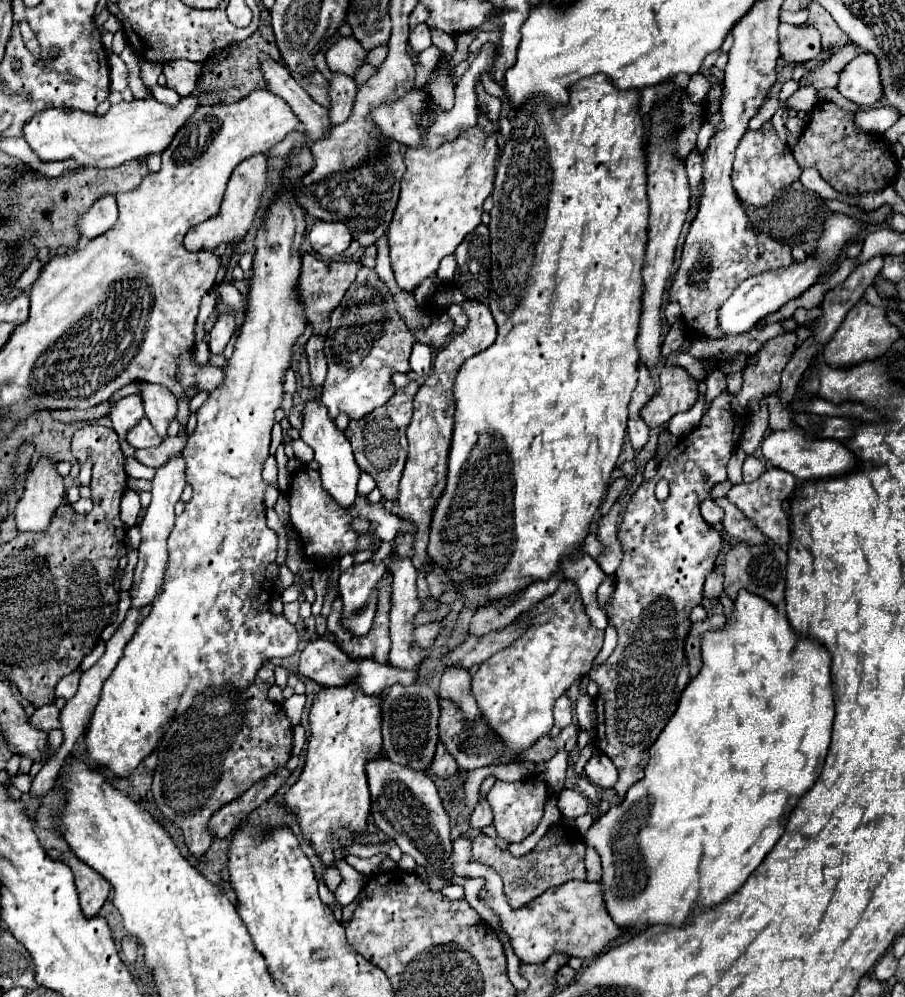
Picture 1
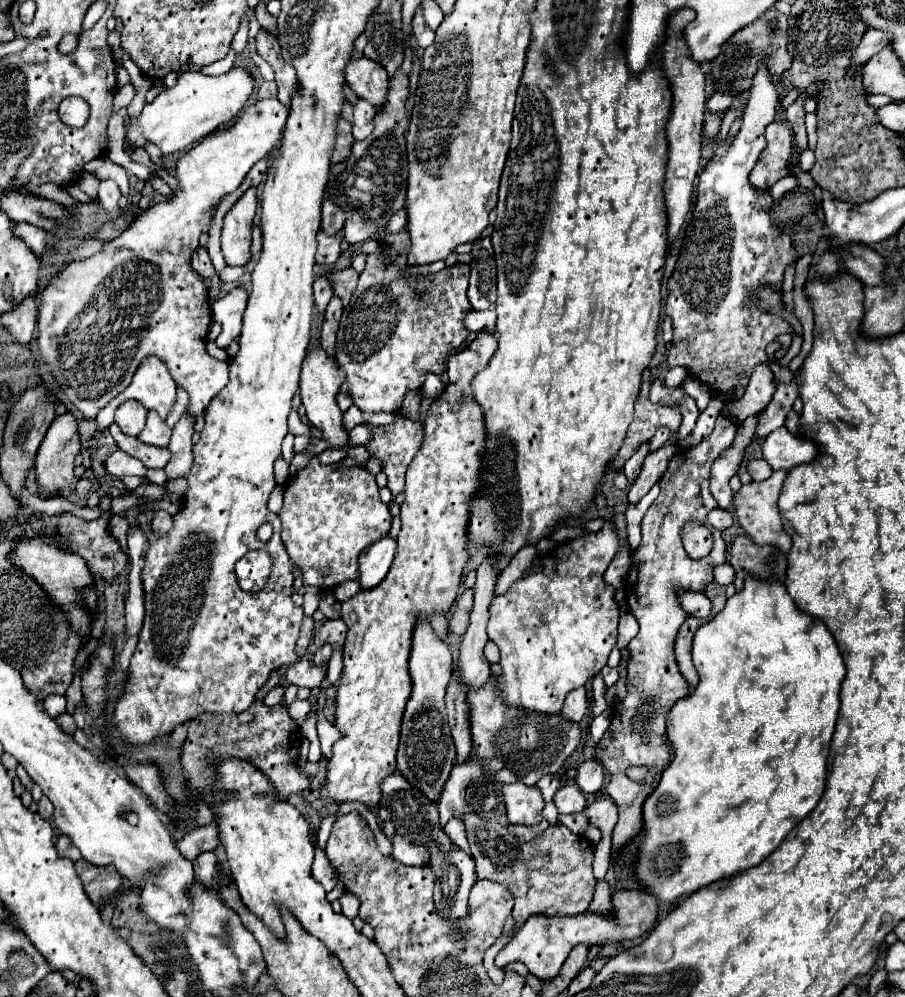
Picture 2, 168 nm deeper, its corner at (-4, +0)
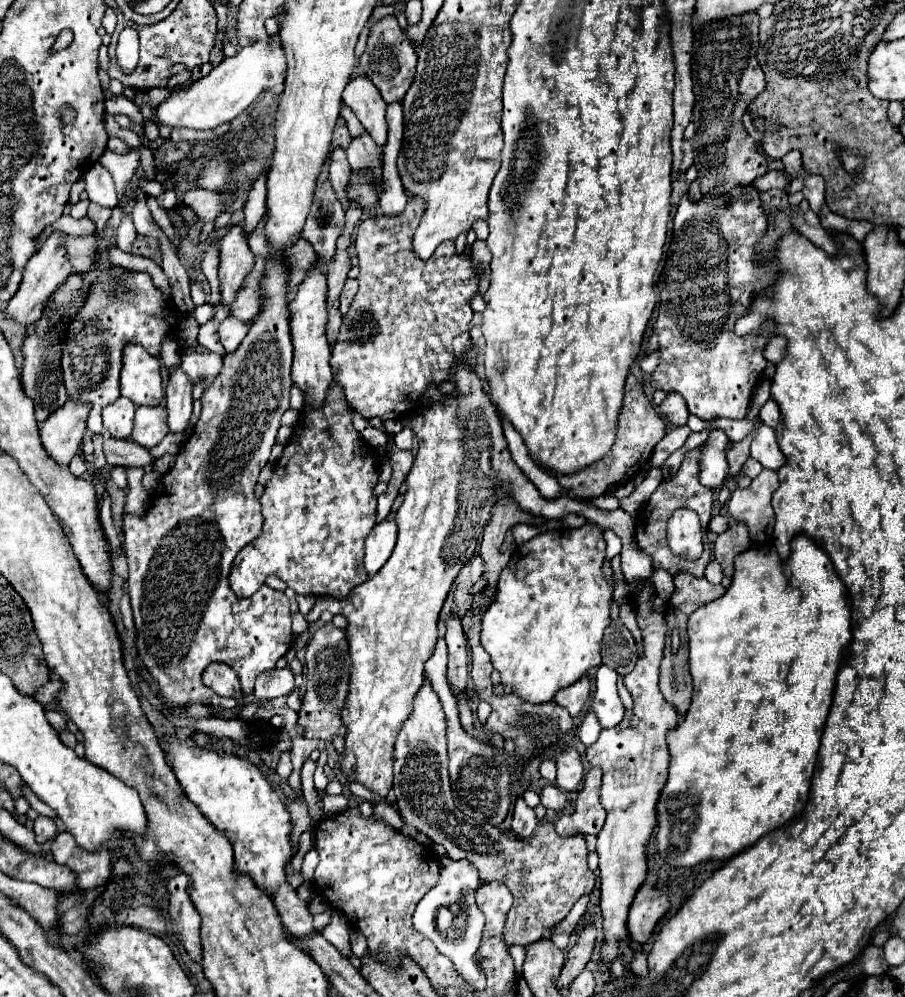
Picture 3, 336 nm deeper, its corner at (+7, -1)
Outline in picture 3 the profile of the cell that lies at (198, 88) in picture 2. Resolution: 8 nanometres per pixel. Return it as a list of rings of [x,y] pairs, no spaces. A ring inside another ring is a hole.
[[[273,37],[269,43],[243,47],[237,55],[225,57],[209,75],[193,83],[177,85],[171,95],[161,105],[157,105],[157,119],[169,129],[215,129],[221,123],[233,121],[241,111],[253,105],[265,89],[271,89],[275,95],[279,95],[283,91],[285,71],[287,63],[279,37]]]

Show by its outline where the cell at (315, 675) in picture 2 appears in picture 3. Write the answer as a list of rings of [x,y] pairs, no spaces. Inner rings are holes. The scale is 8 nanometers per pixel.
[[[289,667],[283,669],[271,669],[267,673],[261,673],[255,681],[255,699],[275,699],[281,695],[287,695],[295,687],[295,675]]]

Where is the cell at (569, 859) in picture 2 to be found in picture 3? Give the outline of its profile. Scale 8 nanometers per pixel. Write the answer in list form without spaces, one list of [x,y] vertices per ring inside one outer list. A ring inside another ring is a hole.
[[[423,681],[419,693],[415,693],[413,711],[407,717],[407,721],[401,725],[395,741],[395,779],[393,779],[393,793],[401,809],[401,817],[407,825],[413,825],[417,831],[423,831],[433,839],[433,843],[439,843],[445,847],[447,855],[451,859],[467,859],[479,869],[479,877],[483,879],[495,879],[507,885],[507,889],[513,895],[513,907],[507,913],[505,931],[503,937],[507,945],[529,945],[537,939],[541,939],[543,931],[551,925],[557,925],[567,917],[573,903],[583,895],[591,893],[595,885],[595,873],[587,867],[587,847],[583,841],[583,835],[571,835],[561,837],[557,835],[553,823],[541,823],[531,839],[521,839],[513,831],[503,831],[493,825],[479,825],[477,821],[471,821],[469,817],[457,817],[445,803],[445,793],[451,793],[449,785],[449,773],[447,773],[447,741],[445,741],[445,715],[443,707],[439,703],[437,693],[431,687],[431,681]]]

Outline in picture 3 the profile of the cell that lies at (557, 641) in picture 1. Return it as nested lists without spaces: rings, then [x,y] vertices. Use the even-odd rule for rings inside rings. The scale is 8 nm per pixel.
[[[585,523],[583,527],[577,527],[577,529],[563,527],[563,529],[547,531],[547,533],[541,533],[541,535],[537,535],[537,537],[533,537],[529,543],[519,545],[519,547],[513,551],[509,565],[501,571],[495,599],[493,599],[493,603],[489,605],[489,609],[485,611],[483,621],[481,621],[481,645],[483,645],[483,649],[491,655],[493,667],[501,673],[503,685],[511,687],[513,693],[519,695],[523,701],[527,701],[527,703],[547,703],[547,701],[551,701],[551,699],[555,697],[555,693],[557,693],[559,689],[563,689],[563,687],[567,687],[567,685],[579,681],[583,675],[589,673],[589,669],[601,665],[601,639],[603,639],[605,627],[611,623],[611,619],[609,619],[609,601],[611,601],[611,595],[613,595],[613,583],[609,583],[609,581],[603,577],[603,573],[601,573],[603,559],[605,559],[603,531],[601,531],[601,527],[597,527],[595,523]]]

